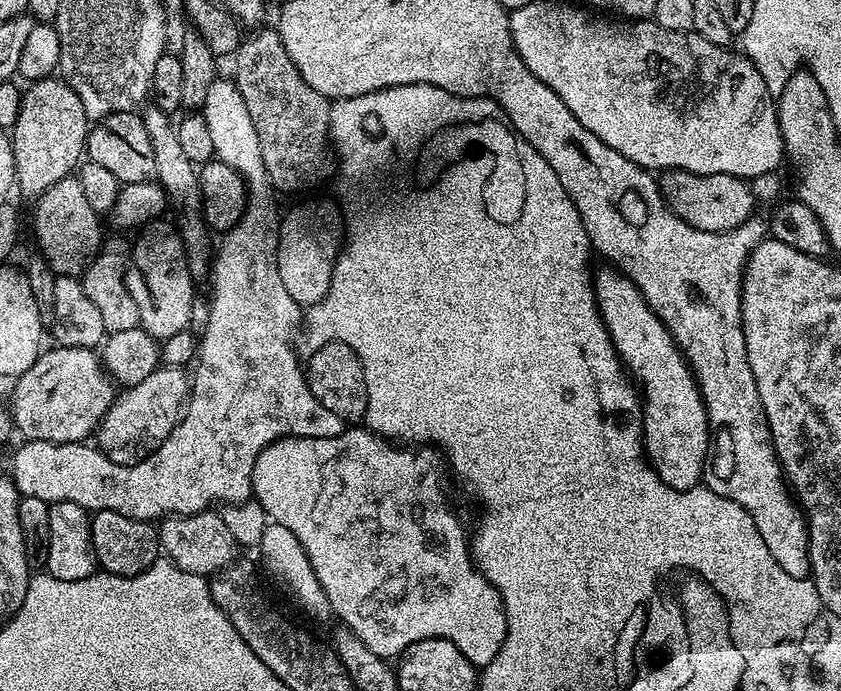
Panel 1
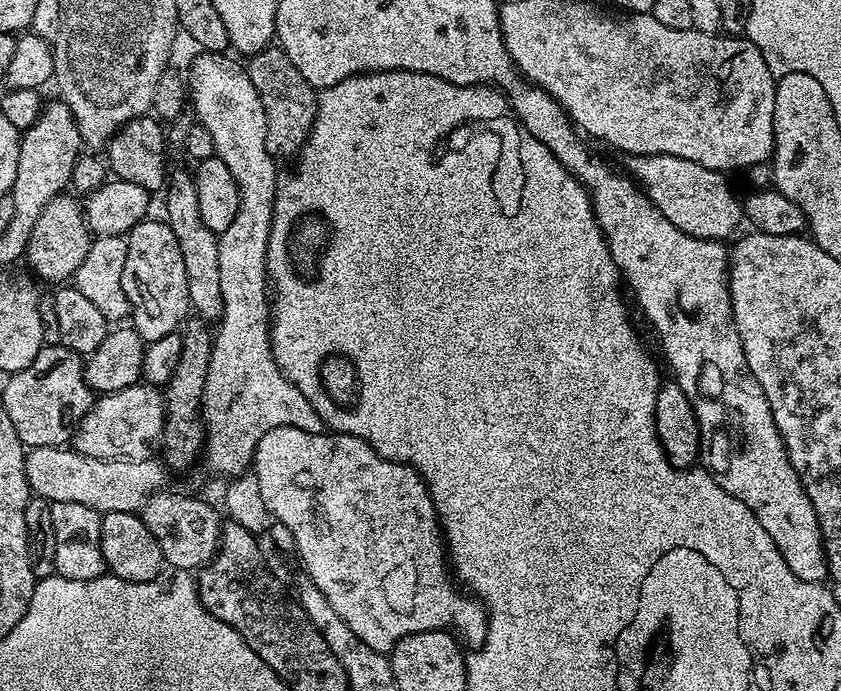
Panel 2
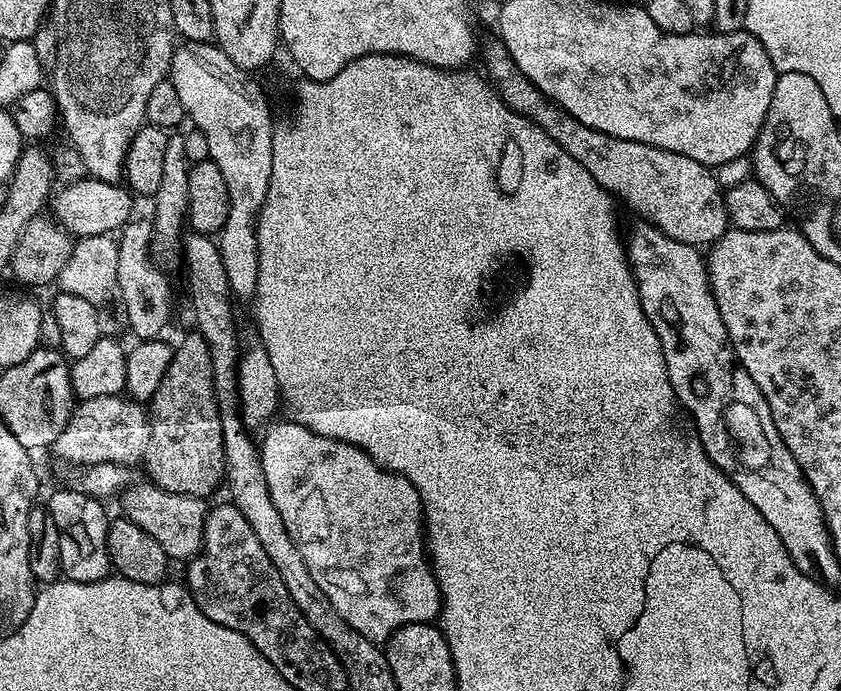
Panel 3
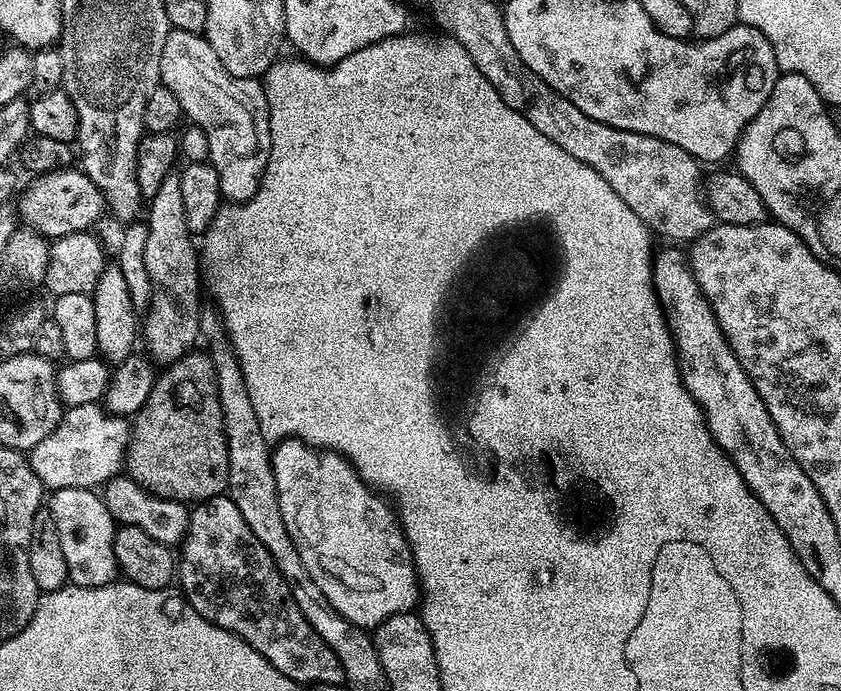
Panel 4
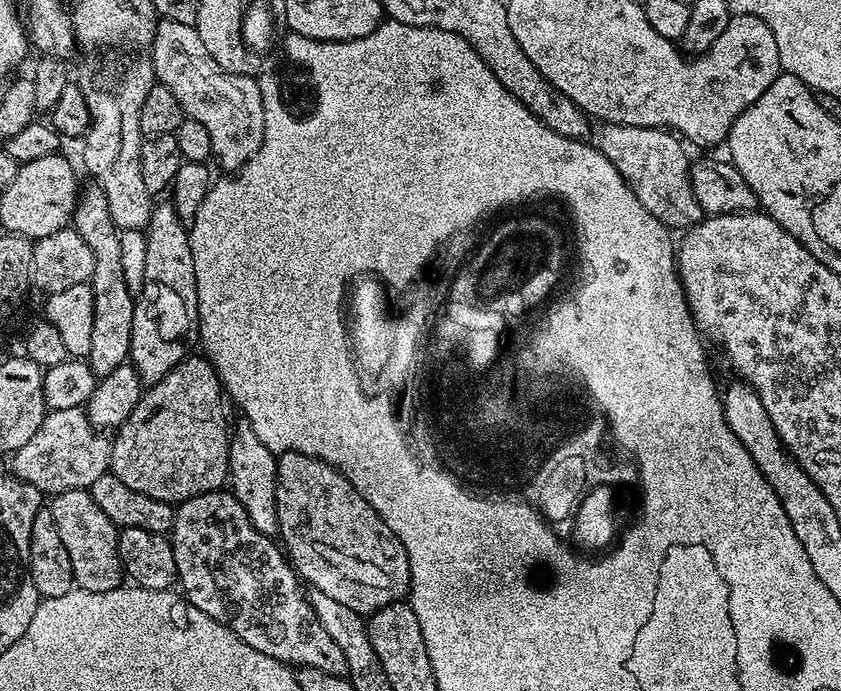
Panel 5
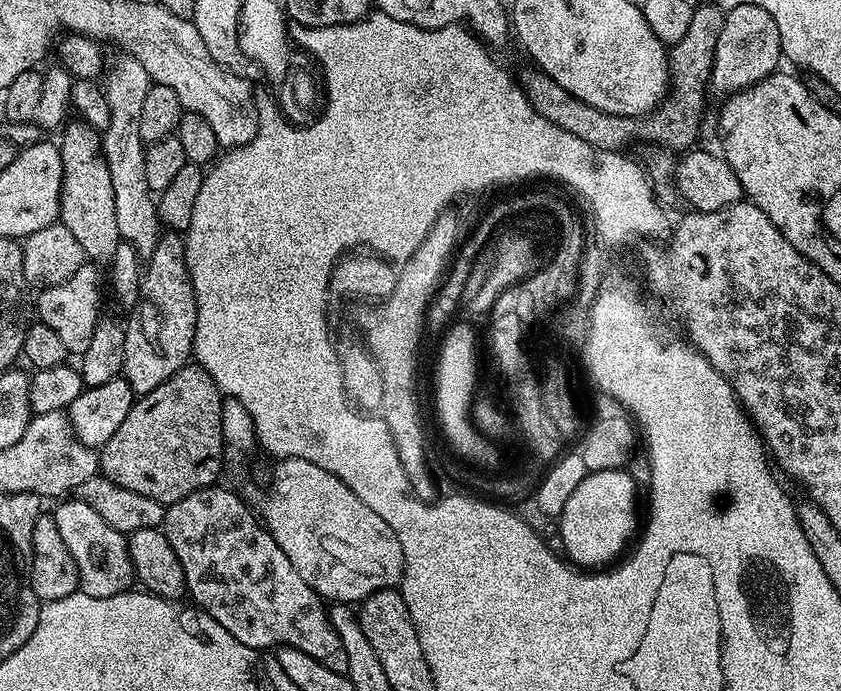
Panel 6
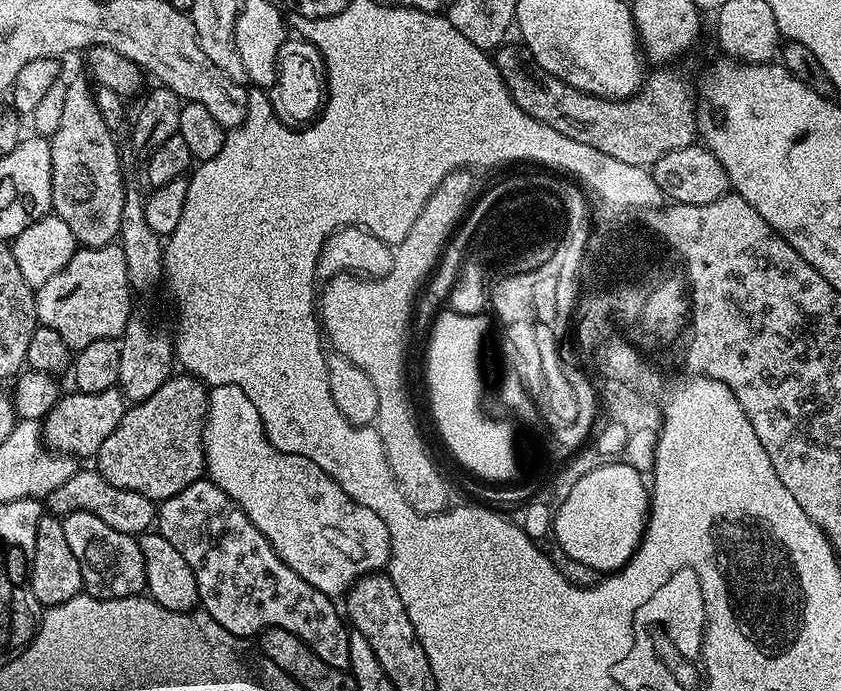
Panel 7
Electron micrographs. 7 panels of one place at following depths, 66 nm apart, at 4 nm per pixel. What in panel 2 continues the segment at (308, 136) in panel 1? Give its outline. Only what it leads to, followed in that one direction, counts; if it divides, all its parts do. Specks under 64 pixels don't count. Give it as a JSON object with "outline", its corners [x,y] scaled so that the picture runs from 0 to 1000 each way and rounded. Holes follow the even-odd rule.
{"outline":[[[320,67],[302,77],[294,88],[293,103],[297,119],[302,122],[302,130],[307,133],[307,142],[312,145],[312,159],[316,168],[316,217],[325,229],[351,227],[361,213],[363,203],[371,191],[371,178],[376,169],[377,129],[371,127],[369,119],[364,119],[364,113],[359,113],[359,107],[354,107],[354,96],[350,96],[350,90],[345,90],[345,84],[332,67]]]}

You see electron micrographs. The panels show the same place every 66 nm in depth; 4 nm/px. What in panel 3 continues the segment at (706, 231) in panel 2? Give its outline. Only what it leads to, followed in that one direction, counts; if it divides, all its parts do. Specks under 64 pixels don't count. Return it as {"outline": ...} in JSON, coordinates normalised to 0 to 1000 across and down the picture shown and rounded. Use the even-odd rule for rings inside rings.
{"outline":[[[586,61],[586,64],[578,65],[577,69],[574,65],[573,81],[574,75],[577,98],[574,103],[590,132],[593,133],[595,143],[605,156],[610,156],[616,166],[639,179],[650,197],[659,200],[659,205],[663,211],[668,211],[668,217],[673,217],[673,223],[678,223],[678,229],[683,229],[683,234],[687,234],[694,242],[738,297],[741,297],[740,294],[748,295],[761,311],[757,314],[762,320],[787,333],[787,339],[801,344],[801,350],[816,350],[829,356],[845,356],[854,344],[859,344],[861,336],[866,334],[868,320],[861,297],[862,274],[856,272],[850,252],[847,250],[850,247],[843,239],[825,234],[825,229],[816,229],[816,223],[801,223],[801,217],[787,217],[782,211],[773,211],[768,205],[749,205],[744,200],[730,200],[716,194],[711,188],[704,188],[702,182],[692,182],[677,162],[672,162],[669,156],[663,155],[659,146],[642,133],[640,124],[635,124],[635,119],[630,119],[630,113],[625,113],[625,107],[621,107],[621,101],[616,101],[611,84],[606,84],[599,64]]]}

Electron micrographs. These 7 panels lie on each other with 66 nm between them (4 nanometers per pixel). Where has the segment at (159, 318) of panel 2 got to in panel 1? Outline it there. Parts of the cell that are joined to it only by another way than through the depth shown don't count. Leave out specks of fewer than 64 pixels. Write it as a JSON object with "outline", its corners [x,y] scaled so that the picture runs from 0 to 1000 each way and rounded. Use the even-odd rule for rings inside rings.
{"outline":[[[172,329],[165,337],[168,342],[163,344],[162,355],[156,355],[152,395],[147,405],[152,411],[155,431],[159,431],[164,443],[165,473],[176,479],[187,495],[193,495],[202,489],[202,483],[225,479],[231,401],[224,389],[213,334],[185,329]]]}

